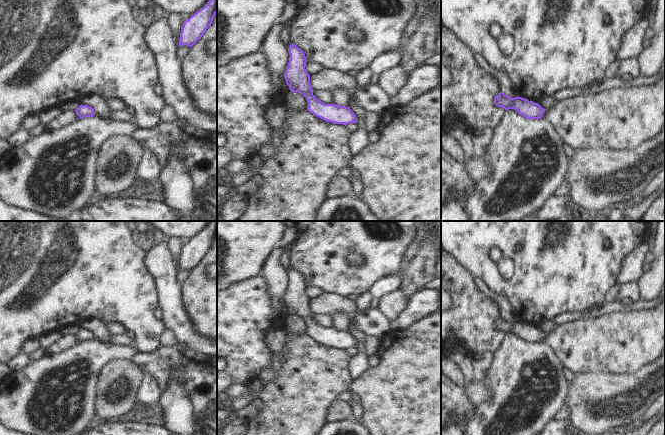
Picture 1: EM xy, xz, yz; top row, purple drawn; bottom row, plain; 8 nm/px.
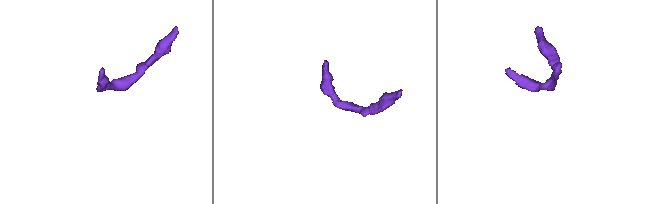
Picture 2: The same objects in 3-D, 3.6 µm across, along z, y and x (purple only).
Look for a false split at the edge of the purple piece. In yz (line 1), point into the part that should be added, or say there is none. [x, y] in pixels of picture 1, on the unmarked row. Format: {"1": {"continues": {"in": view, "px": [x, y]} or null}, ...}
{"1": {"continues": null}}

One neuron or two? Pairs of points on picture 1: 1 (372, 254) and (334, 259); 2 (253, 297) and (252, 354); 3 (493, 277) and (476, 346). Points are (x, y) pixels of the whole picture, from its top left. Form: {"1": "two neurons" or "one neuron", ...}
{"1": "one neuron", "2": "one neuron", "3": "two neurons"}

